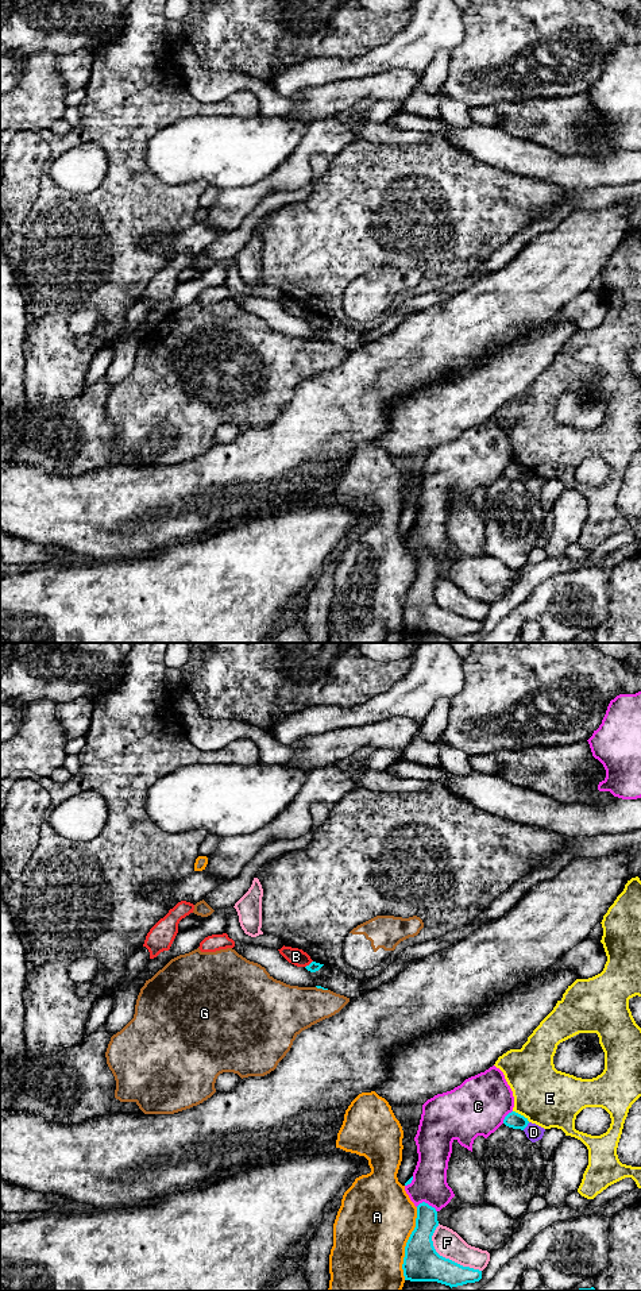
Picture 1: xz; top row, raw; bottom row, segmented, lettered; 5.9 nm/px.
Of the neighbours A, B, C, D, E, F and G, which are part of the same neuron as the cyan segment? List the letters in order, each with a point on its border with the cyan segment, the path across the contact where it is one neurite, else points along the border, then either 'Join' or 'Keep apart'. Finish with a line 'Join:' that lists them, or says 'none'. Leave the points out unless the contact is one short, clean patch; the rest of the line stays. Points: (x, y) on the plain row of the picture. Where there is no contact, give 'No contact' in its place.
A: Touches cyan at xz (406, 596). Keep apart
B: Touches cyan at xz (309, 316). Boundary: xz (312, 312), (305, 319). Keep apart
C: Touches cyan at xz (427, 555). Keep apart
D: Touches cyan at xz (525, 478). Keep apart
E: Touches cyan at xz (520, 466). Keep apart
F: Touches cyan at xz (444, 609). Keep apart
G: Touches cyan at xz (321, 339). Keep apart
Join: none

